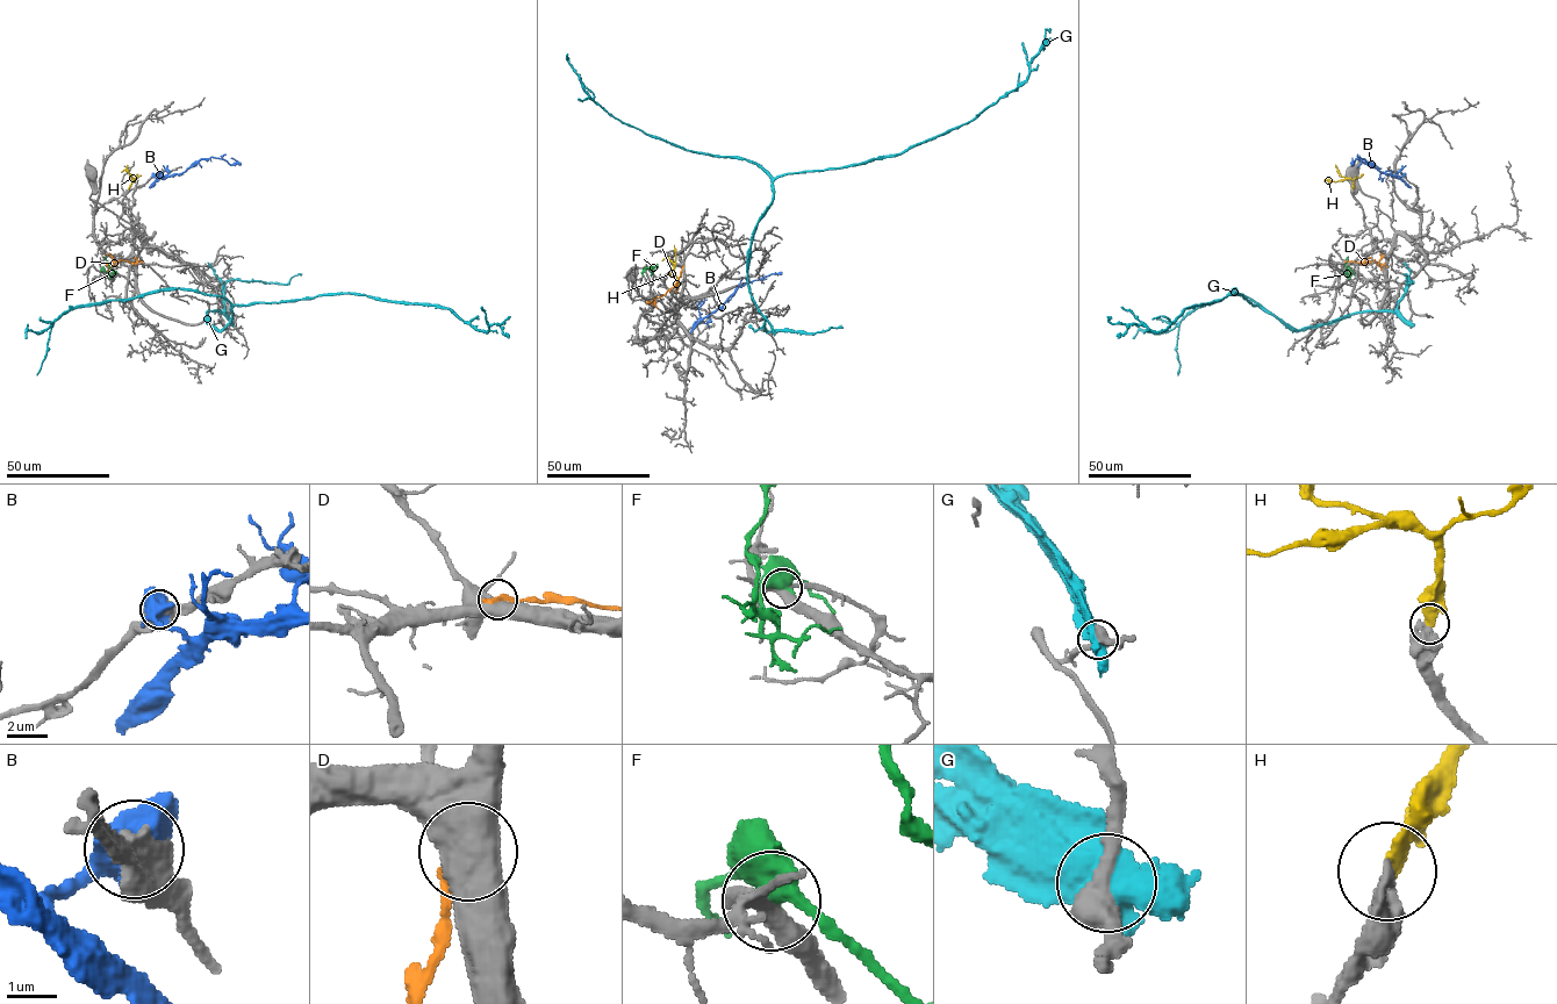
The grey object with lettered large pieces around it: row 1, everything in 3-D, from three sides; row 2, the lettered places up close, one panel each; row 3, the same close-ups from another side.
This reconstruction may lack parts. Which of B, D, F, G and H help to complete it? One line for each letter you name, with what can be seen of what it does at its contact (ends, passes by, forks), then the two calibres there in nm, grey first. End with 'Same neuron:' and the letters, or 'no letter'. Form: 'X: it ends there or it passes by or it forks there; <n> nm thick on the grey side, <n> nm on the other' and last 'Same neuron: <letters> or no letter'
H: it ends there; 480 nm thick on the grey side, 320 nm on the other
Same neuron: H

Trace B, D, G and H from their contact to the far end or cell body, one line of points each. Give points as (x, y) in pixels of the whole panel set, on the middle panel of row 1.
B: (695, 324), (722, 306), (738, 287), (777, 273), (772, 273)
D: (682, 267), (673, 287), (652, 303), (647, 301)
G: (774, 331), (754, 301), (747, 272), (752, 238), (775, 179), (899, 155), (968, 123), (1026, 79), (1050, 29)
H: (669, 273), (674, 272), (674, 245)

